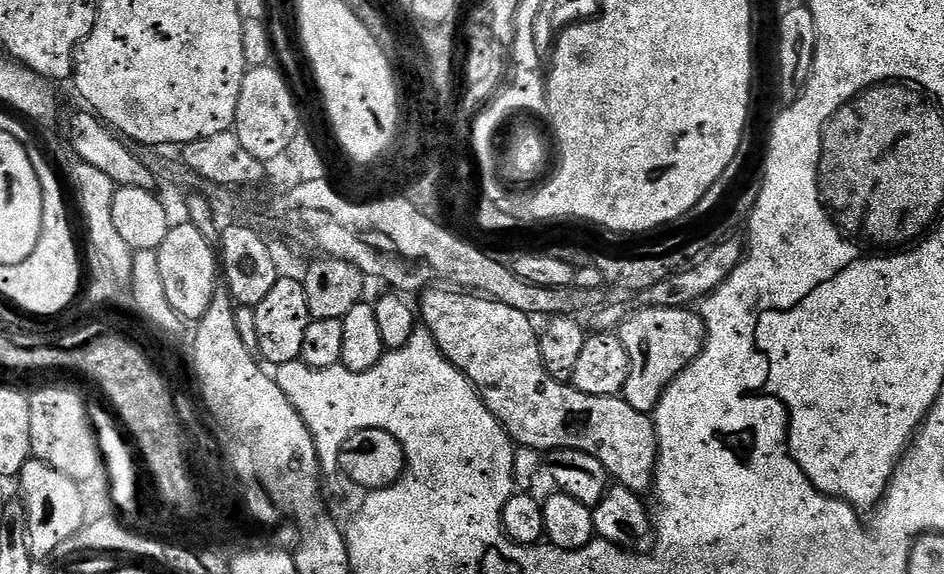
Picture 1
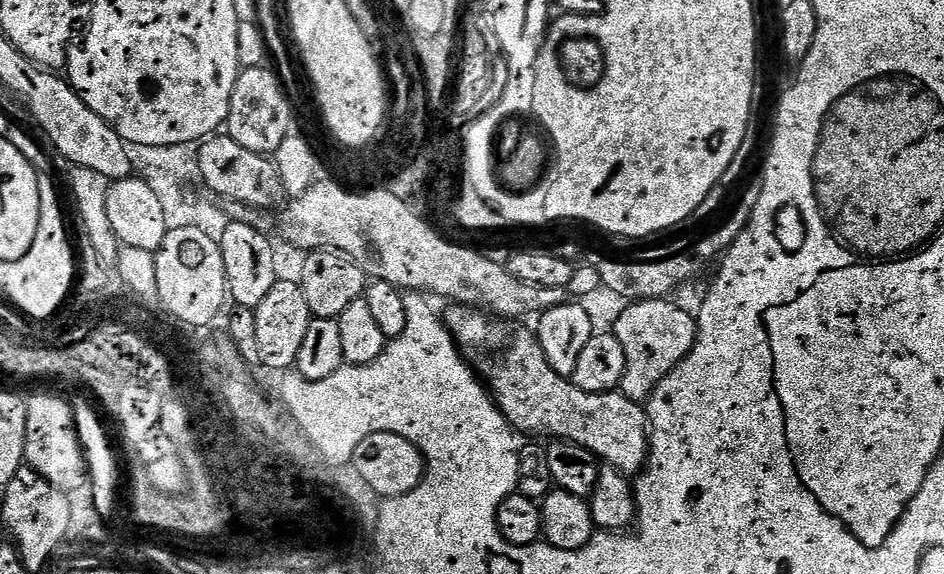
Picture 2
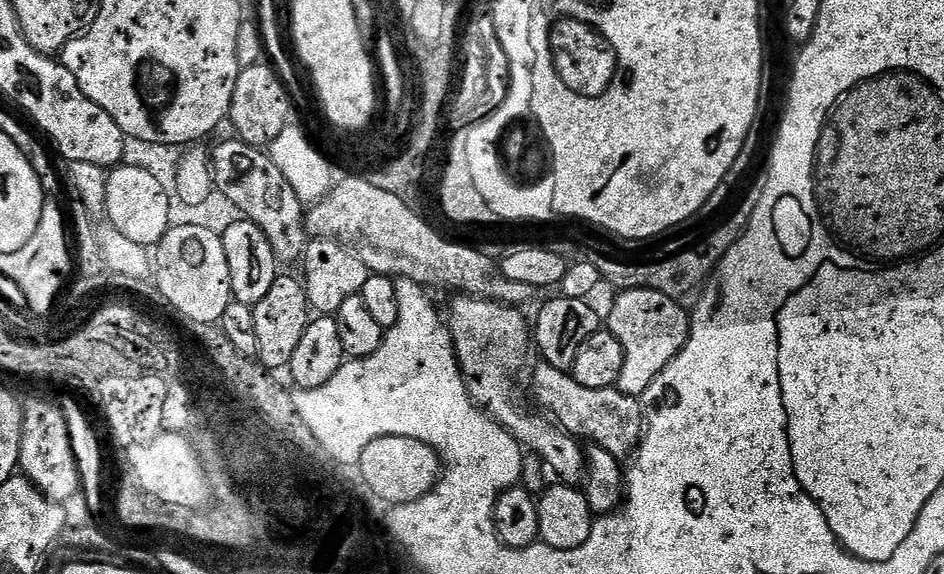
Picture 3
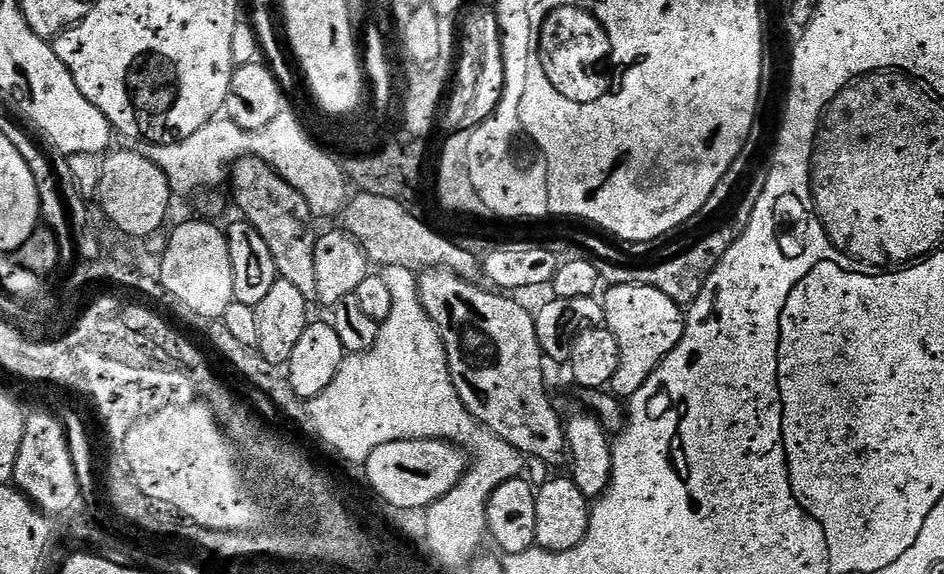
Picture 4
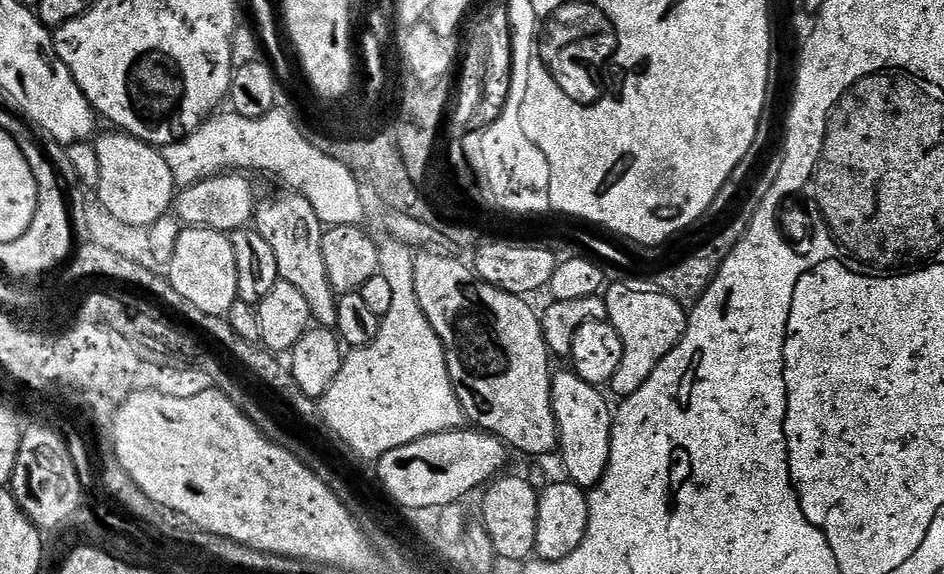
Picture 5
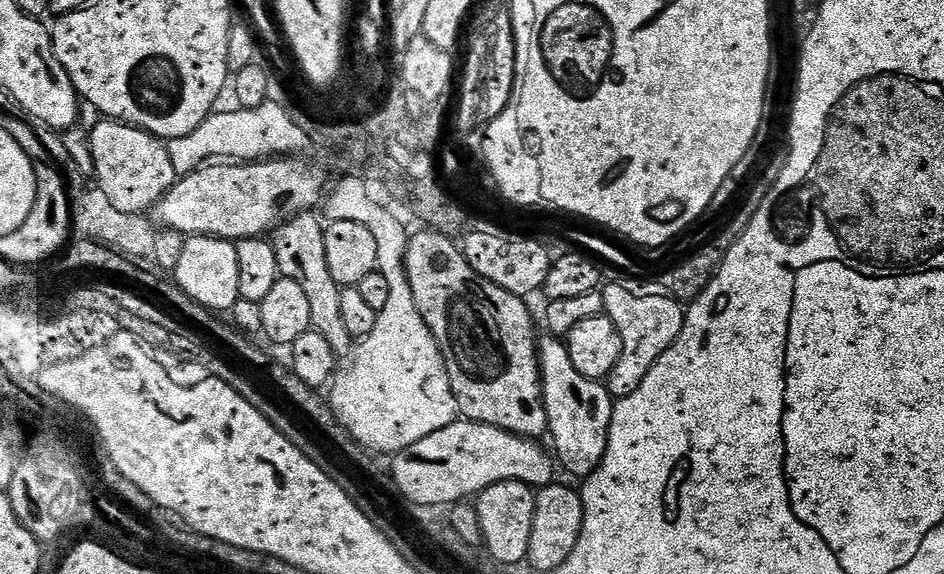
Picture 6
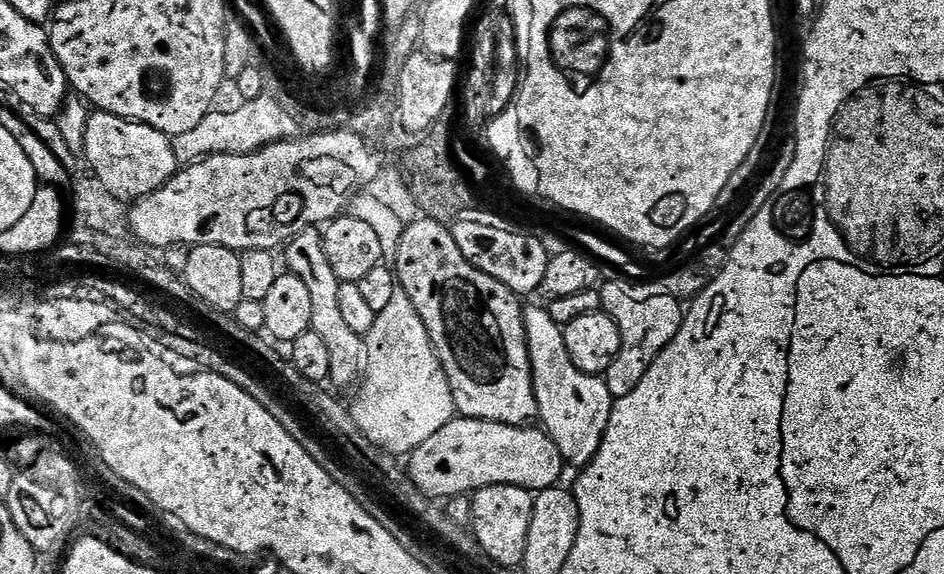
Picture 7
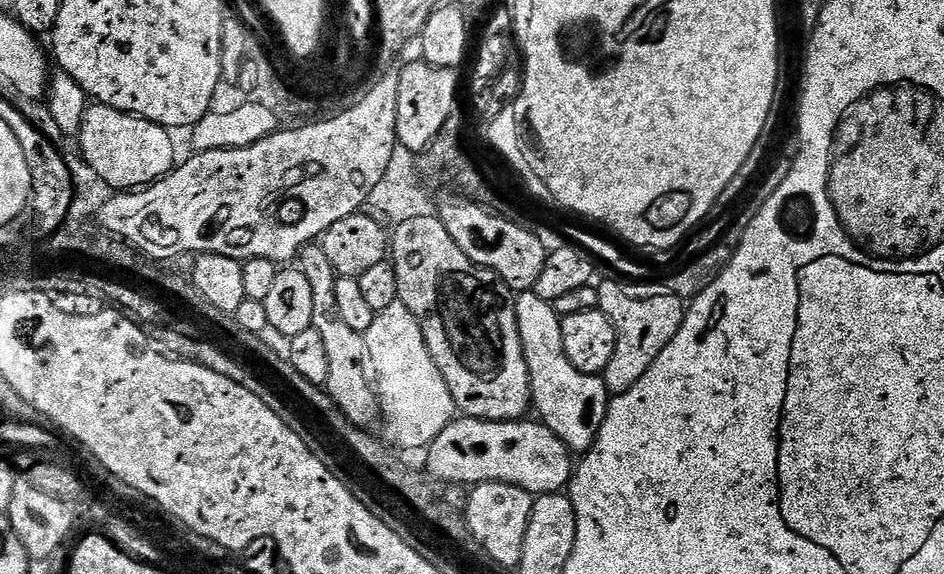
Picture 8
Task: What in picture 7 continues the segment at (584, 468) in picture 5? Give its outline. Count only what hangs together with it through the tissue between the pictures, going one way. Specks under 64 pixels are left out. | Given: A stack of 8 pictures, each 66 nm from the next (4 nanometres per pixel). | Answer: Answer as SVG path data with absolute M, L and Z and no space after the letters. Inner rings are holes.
M540 304L524 308L526 342L532 363L532 385L536 395L538 420L554 446L558 446L565 465L572 467L573 464L576 470L582 470L596 457L598 446L602 446L614 401L601 377L582 374L582 370L570 362L563 327L555 324L547 307Z

